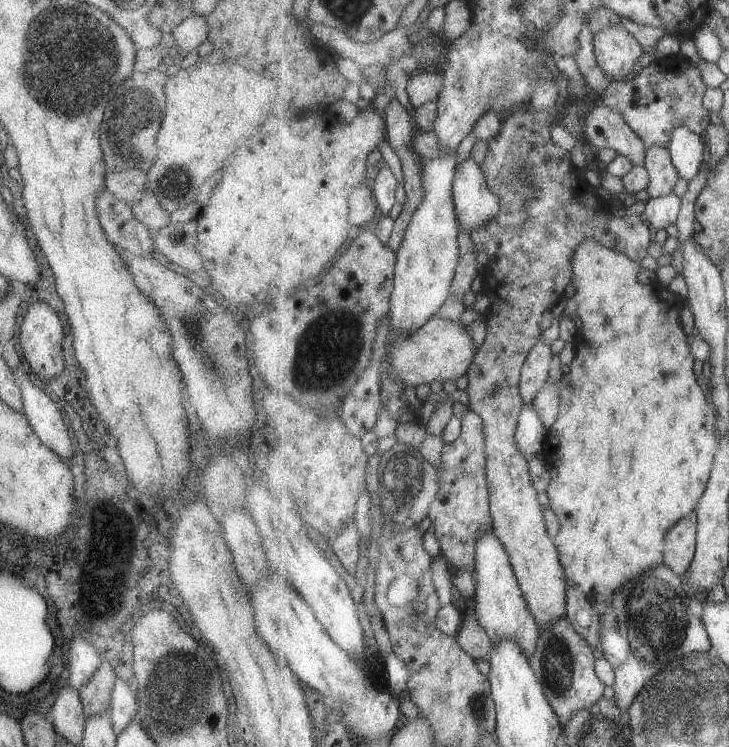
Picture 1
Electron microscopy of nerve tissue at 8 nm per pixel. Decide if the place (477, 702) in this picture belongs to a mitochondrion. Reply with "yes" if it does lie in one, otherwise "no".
yes

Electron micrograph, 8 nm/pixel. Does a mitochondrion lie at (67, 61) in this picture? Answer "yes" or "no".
yes

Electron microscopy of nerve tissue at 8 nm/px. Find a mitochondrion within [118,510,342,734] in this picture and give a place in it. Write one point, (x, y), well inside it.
(177, 691)

